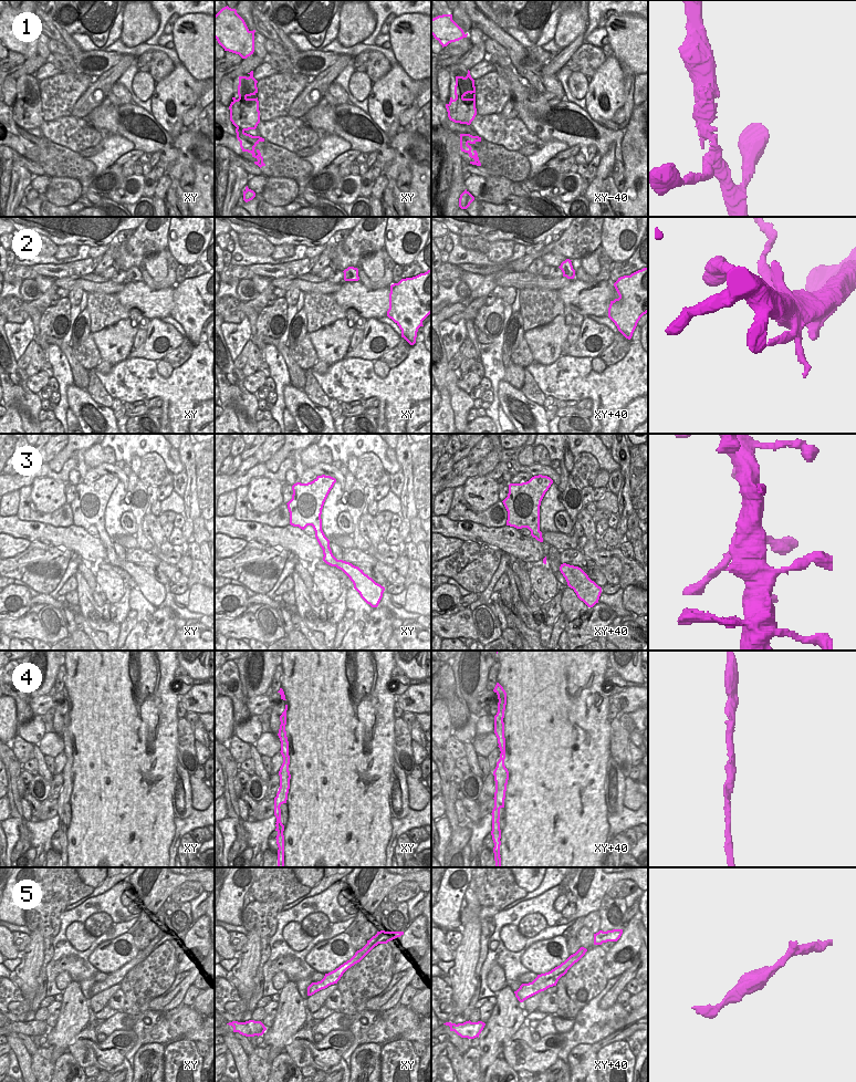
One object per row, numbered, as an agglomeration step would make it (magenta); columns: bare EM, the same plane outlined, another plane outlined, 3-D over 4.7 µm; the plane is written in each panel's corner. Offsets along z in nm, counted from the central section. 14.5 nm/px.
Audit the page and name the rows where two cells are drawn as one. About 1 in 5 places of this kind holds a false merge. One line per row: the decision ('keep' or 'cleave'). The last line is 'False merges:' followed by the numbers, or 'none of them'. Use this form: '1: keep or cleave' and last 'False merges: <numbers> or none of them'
1: keep
2: cleave
3: keep
4: keep
5: keep
False merges: 2

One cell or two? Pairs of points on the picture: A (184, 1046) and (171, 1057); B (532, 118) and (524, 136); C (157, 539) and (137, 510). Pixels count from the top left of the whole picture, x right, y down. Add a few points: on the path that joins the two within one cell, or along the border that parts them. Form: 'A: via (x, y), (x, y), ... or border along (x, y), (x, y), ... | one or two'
A: via (178, 1046), (173, 1046), (171, 1051) | one
B: border along (517, 116), (543, 142) | two
C: border along (148, 511), (143, 519) | two

